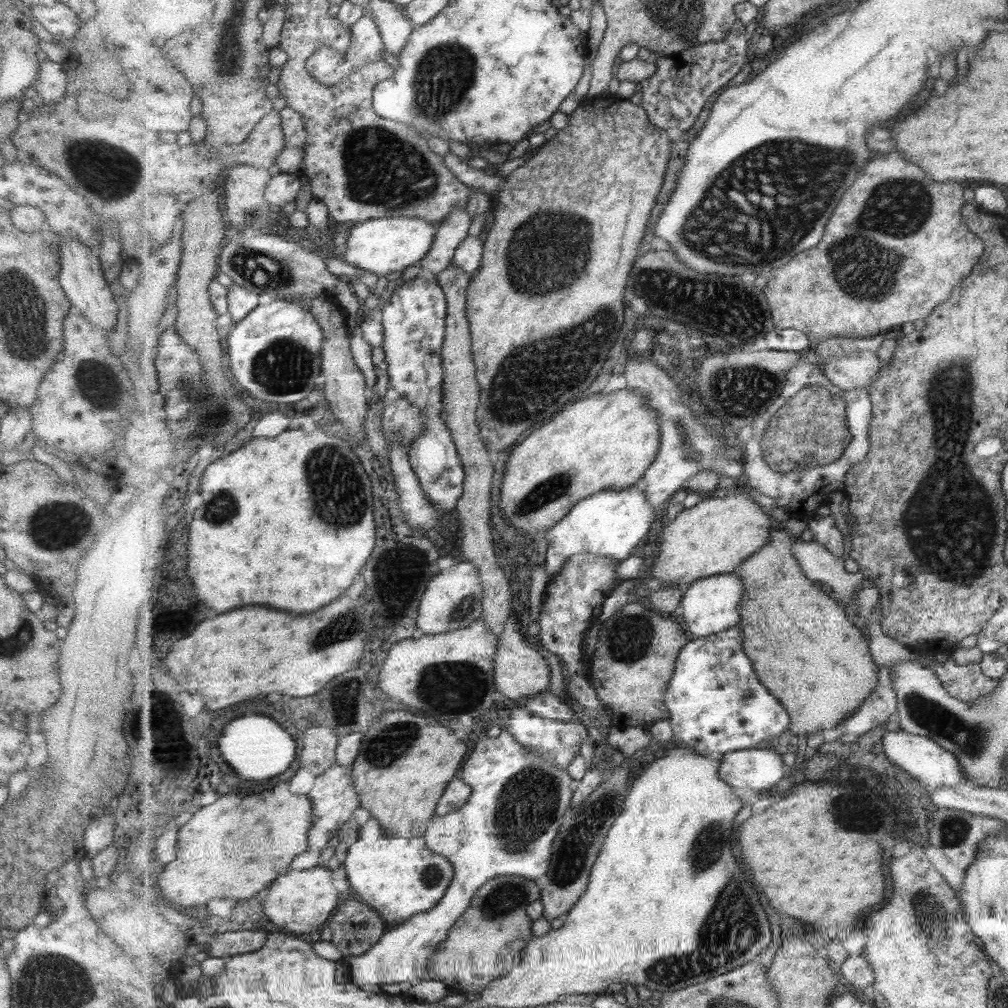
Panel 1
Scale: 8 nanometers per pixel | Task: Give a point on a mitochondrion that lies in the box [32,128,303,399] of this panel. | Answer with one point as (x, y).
(111, 174)

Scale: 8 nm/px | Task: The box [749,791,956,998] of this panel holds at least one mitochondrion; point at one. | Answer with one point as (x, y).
(931, 912)

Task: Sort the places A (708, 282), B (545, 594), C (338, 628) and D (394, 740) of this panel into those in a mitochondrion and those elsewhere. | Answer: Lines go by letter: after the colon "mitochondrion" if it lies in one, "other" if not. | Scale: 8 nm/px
A: mitochondrion
B: other
C: mitochondrion
D: mitochondrion

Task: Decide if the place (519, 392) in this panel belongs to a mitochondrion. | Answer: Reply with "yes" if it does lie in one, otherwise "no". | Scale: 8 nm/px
yes

